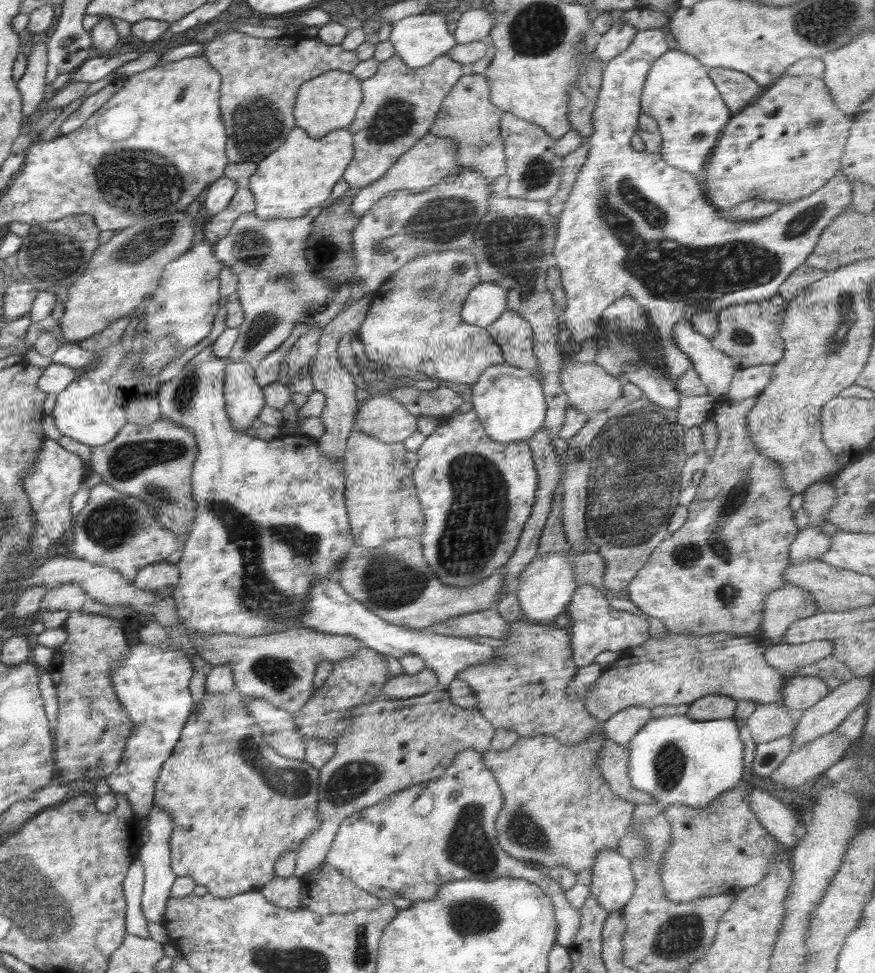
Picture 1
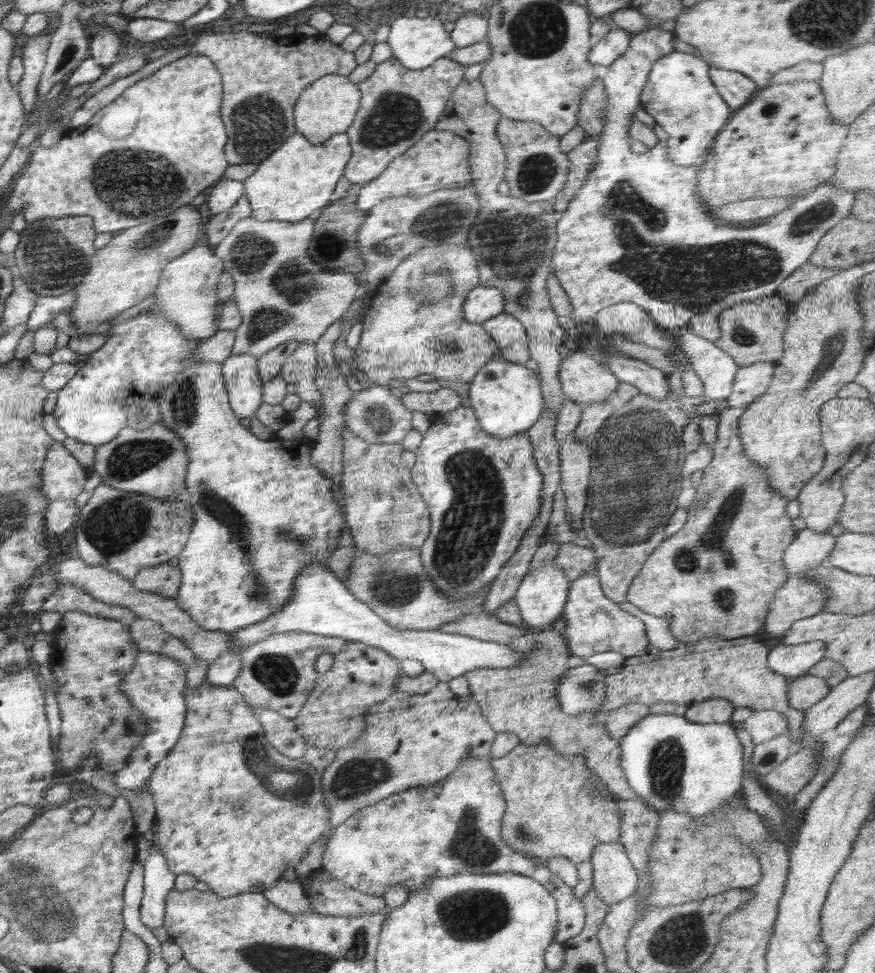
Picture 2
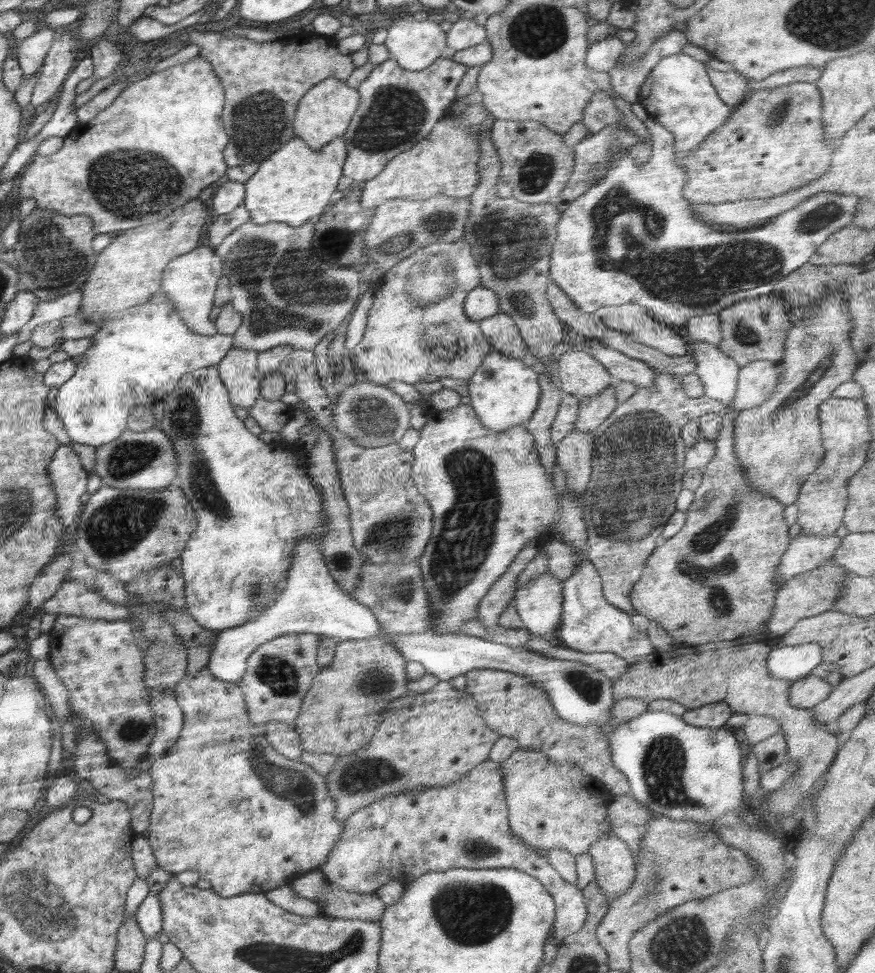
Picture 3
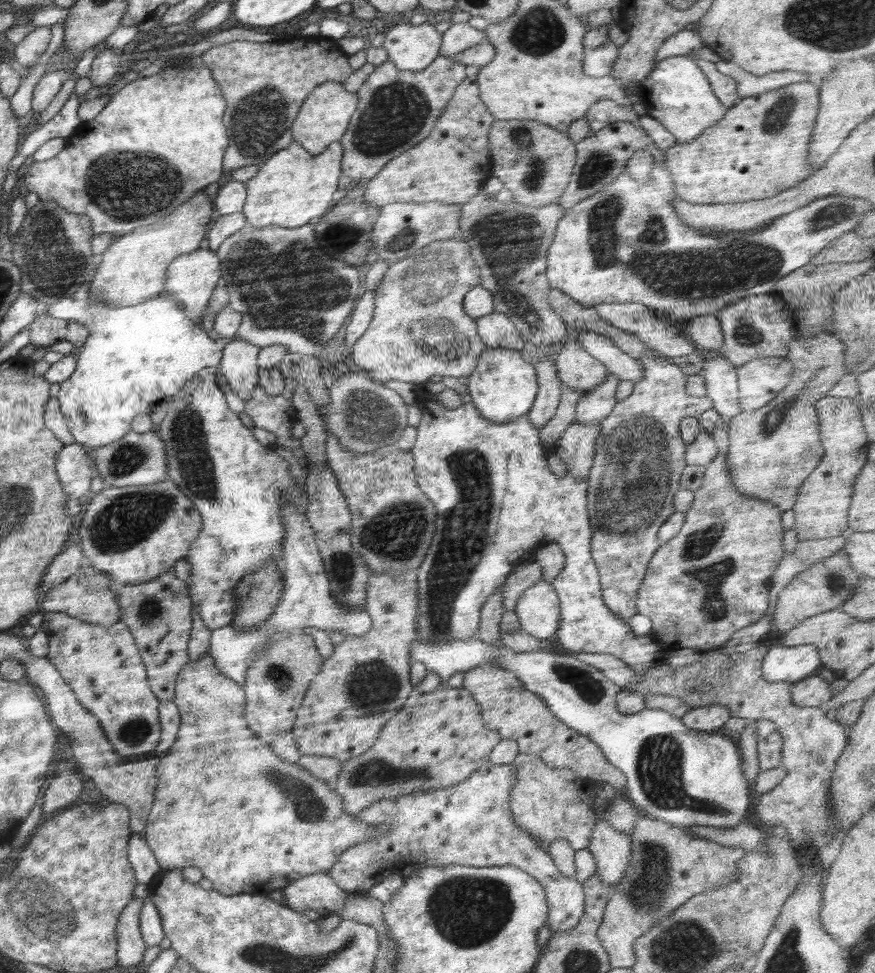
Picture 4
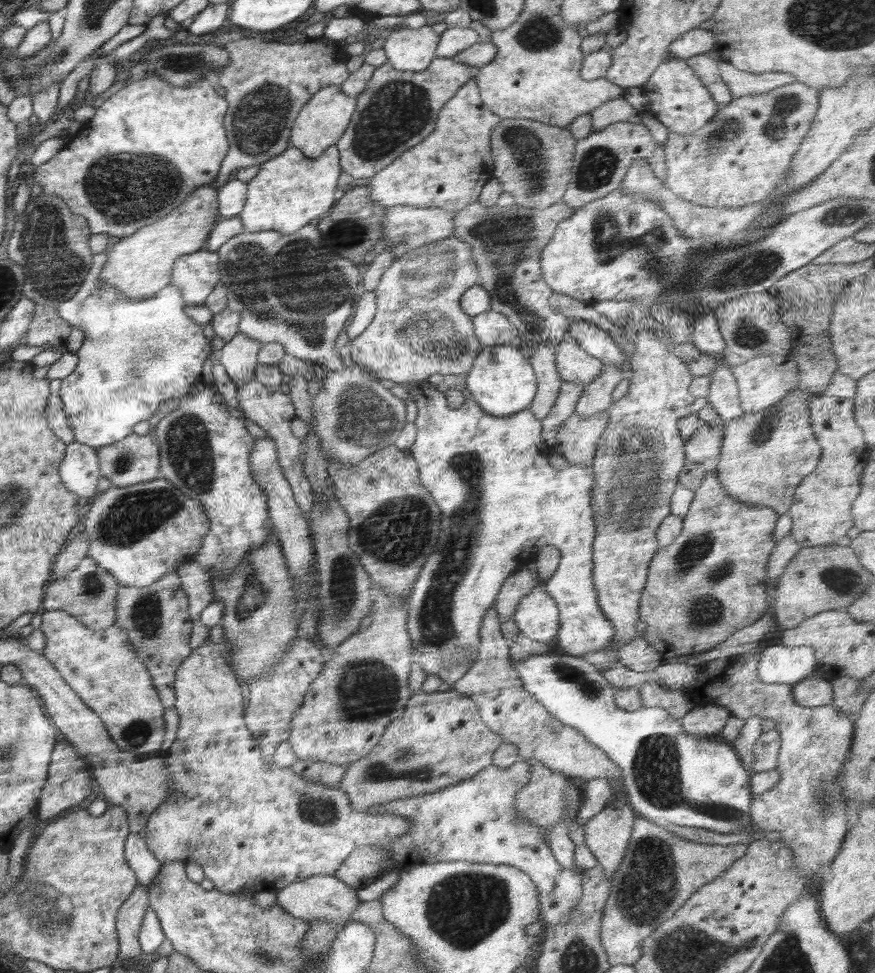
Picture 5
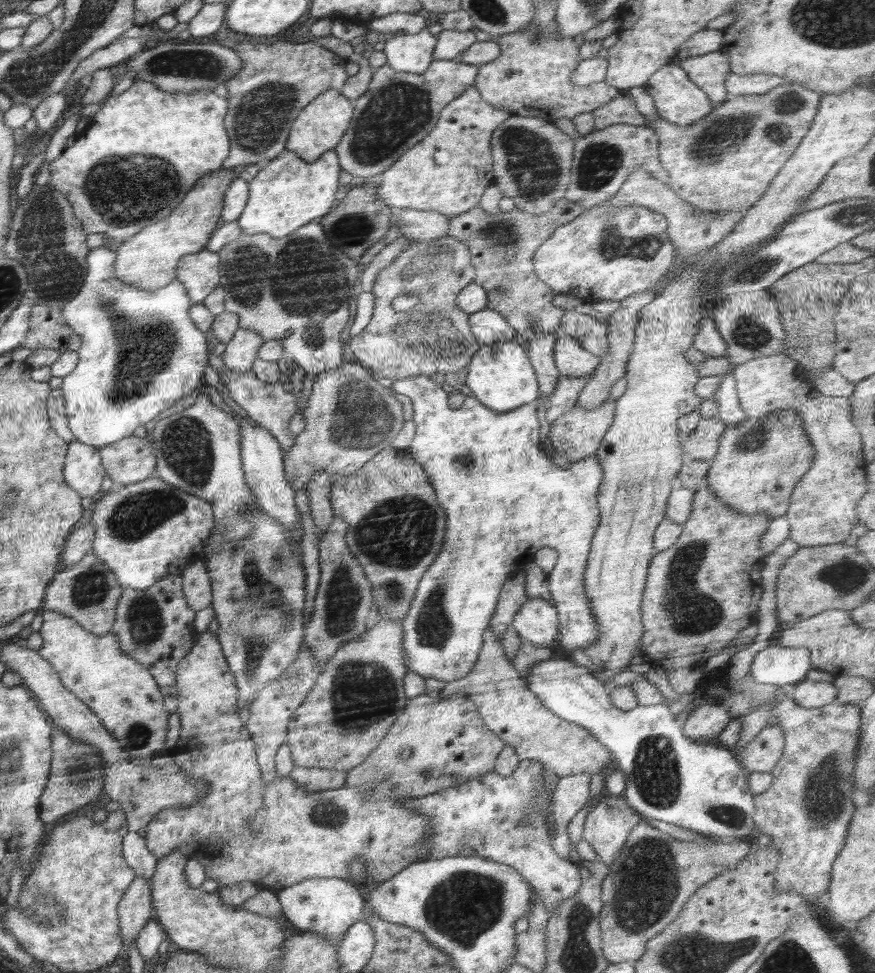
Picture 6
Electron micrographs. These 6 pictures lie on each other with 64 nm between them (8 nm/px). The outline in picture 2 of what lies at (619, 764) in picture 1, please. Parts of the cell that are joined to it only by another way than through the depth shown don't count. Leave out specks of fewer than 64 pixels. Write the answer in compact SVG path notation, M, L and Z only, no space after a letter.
M557 625L554 628L549 628L546 632L540 632L540 660L536 658L534 660L534 666L524 666L524 674L492 674L494 669L490 669L490 674L488 672L482 672L482 674L470 674L465 673L464 678L468 679L470 683L470 693L472 693L472 699L477 703L479 708L481 709L481 714L486 719L486 722L497 732L509 732L510 734L515 734L519 738L519 742L522 744L534 744L536 742L542 742L543 740L547 740L550 744L553 745L553 750L559 752L559 754L563 754L563 756L574 756L575 754L581 754L587 760L585 765L589 767L590 770L593 770L597 777L608 787L610 792L613 792L619 799L626 800L634 800L638 799L642 801L641 798L630 788L630 785L627 783L627 778L625 777L623 768L620 764L620 749L619 749L619 740L614 739L609 736L605 726L602 722L602 717L598 714L583 712L582 714L577 714L576 716L568 716L561 708L558 702L558 695L556 695L556 686L558 686L559 678L566 672L566 669L570 668L570 664L573 663L570 660L570 656L572 654L569 652L569 648L567 645L567 640L563 635L564 631L562 630L560 625Z

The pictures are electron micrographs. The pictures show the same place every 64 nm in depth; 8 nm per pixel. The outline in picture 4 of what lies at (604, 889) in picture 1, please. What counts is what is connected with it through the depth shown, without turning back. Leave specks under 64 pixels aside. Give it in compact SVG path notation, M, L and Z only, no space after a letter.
M600 816L594 825L587 849L595 858L596 872L602 882L609 884L611 888L619 885L621 878L627 873L632 852L631 838L614 830L604 816Z

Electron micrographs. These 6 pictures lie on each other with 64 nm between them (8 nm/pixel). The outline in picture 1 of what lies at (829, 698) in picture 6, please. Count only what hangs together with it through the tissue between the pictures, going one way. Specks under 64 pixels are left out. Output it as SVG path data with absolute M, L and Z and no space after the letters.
M817 676L787 677L781 689L784 706L794 711L805 711L831 692L824 680Z

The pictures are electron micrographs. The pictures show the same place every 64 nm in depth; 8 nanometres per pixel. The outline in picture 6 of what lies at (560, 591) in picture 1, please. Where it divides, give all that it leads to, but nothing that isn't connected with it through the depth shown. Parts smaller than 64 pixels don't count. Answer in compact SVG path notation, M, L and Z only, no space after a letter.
M527 598L514 616L511 626L523 642L547 647L558 637L557 608L542 598Z

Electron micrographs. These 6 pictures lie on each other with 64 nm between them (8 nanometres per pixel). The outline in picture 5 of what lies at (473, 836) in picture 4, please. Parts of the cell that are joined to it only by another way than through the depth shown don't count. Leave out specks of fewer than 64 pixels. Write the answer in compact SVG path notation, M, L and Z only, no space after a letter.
M519 760L508 768L501 768L491 764L475 774L472 778L458 784L443 788L430 794L412 796L392 802L374 805L369 813L390 813L400 815L411 822L410 831L402 835L398 841L387 846L363 846L357 848L339 866L335 874L344 884L352 888L363 889L369 884L388 878L388 870L396 874L400 870L409 869L414 865L424 863L437 863L444 861L468 861L490 864L510 865L525 872L532 882L535 882L538 891L538 902L541 906L541 918L546 923L554 924L562 921L565 923L569 912L579 903L583 886L581 876L576 868L564 868L552 854L548 837L538 830L538 826L530 826L525 821L522 813L515 807L518 791L527 785L531 777L530 765Z

